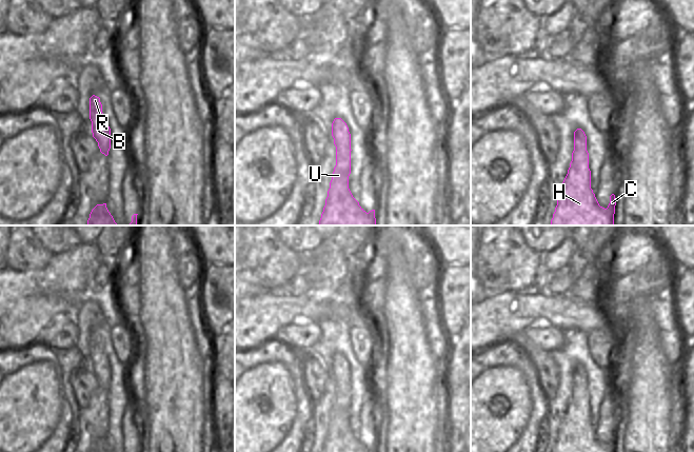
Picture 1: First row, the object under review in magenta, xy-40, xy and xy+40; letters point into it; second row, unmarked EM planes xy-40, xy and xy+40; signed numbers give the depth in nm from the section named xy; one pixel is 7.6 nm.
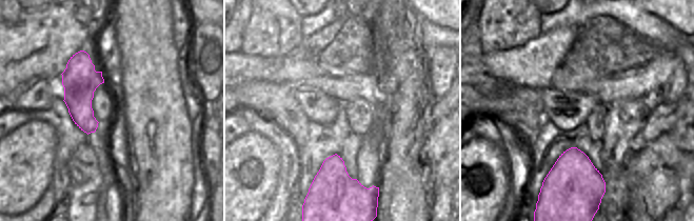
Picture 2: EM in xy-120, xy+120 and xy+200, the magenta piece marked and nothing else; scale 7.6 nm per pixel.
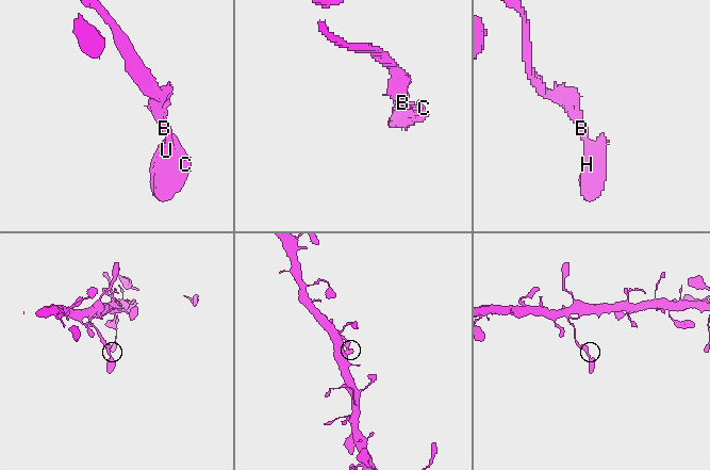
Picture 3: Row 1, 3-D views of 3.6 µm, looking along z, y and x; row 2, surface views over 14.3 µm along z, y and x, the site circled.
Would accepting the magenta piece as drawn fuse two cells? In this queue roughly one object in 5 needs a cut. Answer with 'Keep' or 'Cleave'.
Keep.

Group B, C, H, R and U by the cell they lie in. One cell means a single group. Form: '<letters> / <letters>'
B C H R U

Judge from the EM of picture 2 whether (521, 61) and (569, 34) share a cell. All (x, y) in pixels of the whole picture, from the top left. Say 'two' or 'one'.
one

